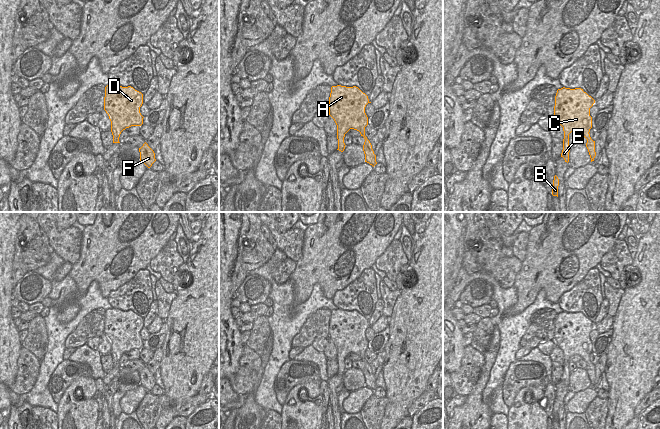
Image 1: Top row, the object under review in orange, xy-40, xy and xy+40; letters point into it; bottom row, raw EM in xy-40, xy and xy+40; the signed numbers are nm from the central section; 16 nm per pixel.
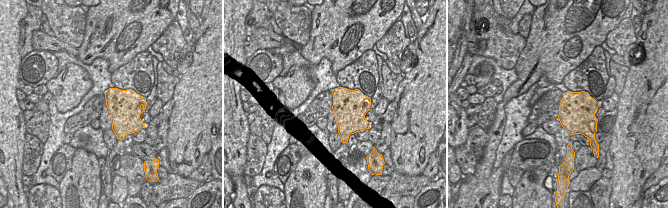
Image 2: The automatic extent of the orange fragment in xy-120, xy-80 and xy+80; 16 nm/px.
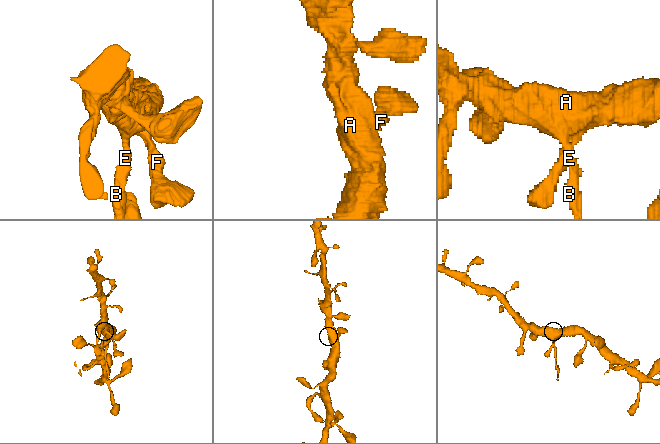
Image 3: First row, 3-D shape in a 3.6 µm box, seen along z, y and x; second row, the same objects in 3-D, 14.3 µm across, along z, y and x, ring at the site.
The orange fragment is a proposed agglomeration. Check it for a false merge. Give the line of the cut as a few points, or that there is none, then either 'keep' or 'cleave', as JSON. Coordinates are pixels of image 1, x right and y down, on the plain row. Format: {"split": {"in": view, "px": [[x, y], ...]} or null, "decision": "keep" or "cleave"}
{"split": {"in": "xy", "px": [[338, 363], [343, 365]]}, "decision": "cleave"}

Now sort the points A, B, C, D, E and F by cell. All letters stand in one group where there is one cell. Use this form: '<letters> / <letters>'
A C D F / B E

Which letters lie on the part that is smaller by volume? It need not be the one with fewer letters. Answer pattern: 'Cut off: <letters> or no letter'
Cut off: B, E

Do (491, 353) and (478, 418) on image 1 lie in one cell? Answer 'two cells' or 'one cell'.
one cell

